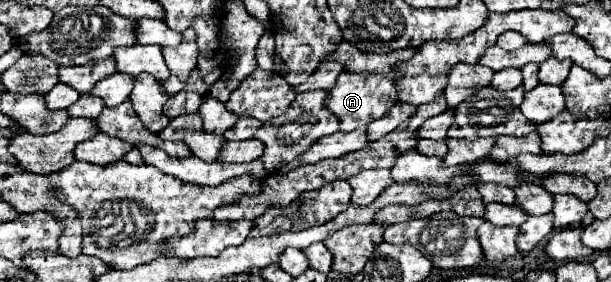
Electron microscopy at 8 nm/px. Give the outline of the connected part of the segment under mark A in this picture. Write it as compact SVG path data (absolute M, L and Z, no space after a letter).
M341 73L337 77L335 89L331 89L325 99L325 107L339 119L341 131L351 131L357 125L367 125L375 119L381 119L391 109L391 105L397 103L397 93L395 93L397 77L399 77L397 73L389 73L389 75Z

